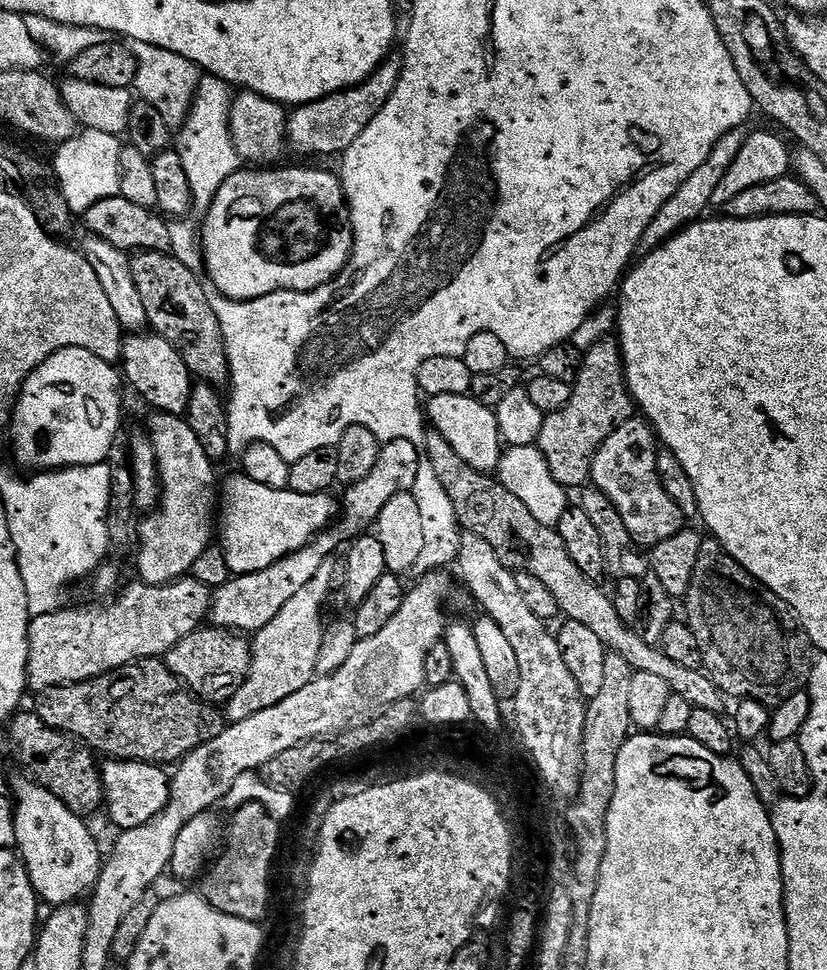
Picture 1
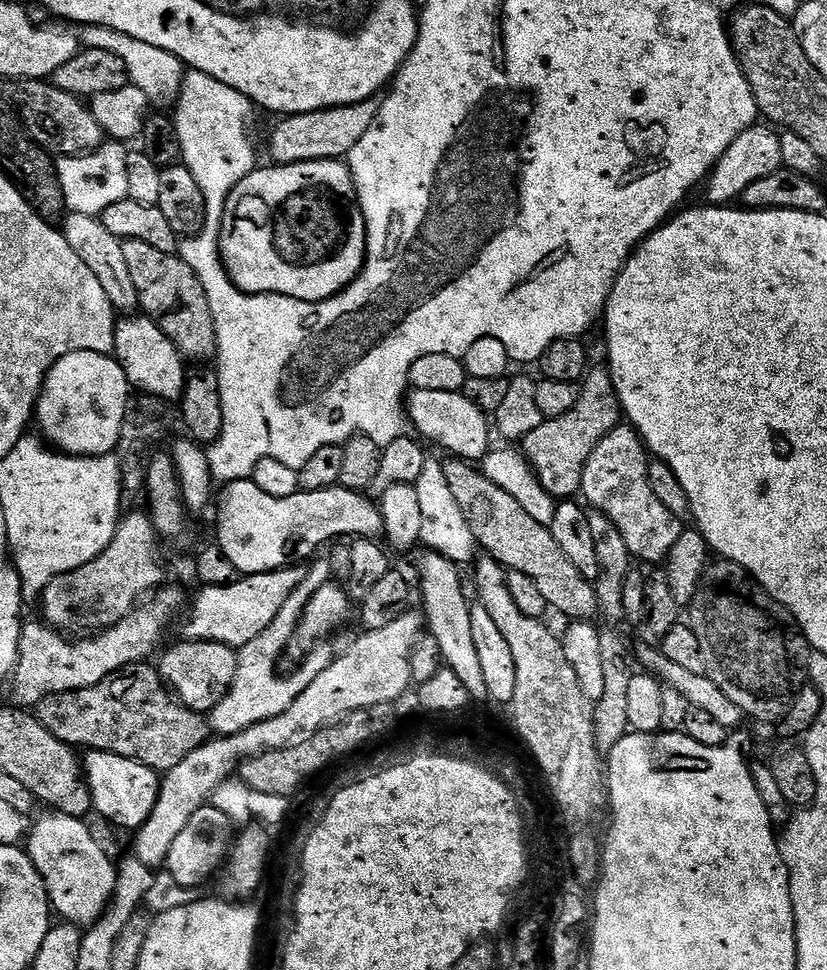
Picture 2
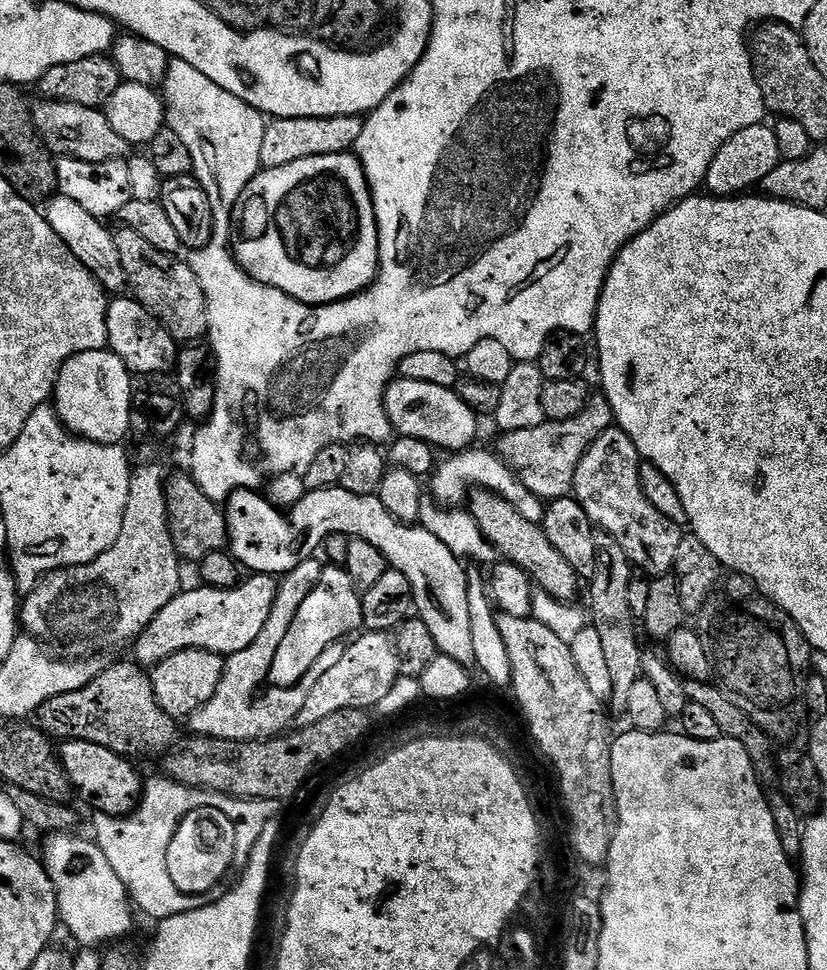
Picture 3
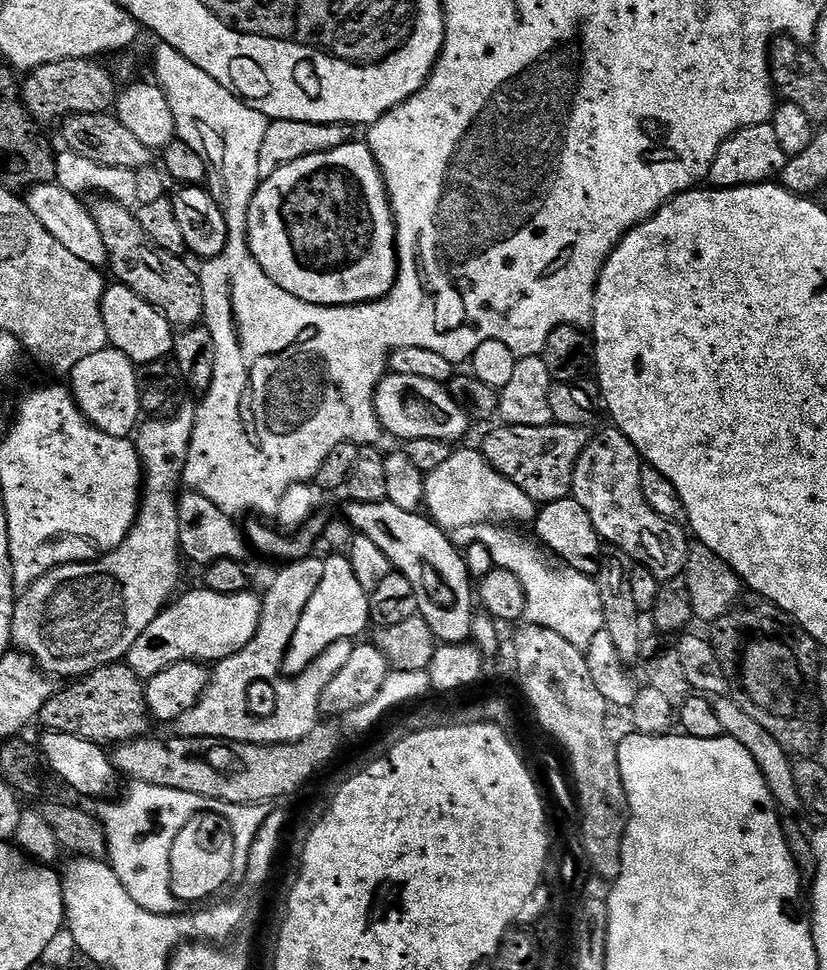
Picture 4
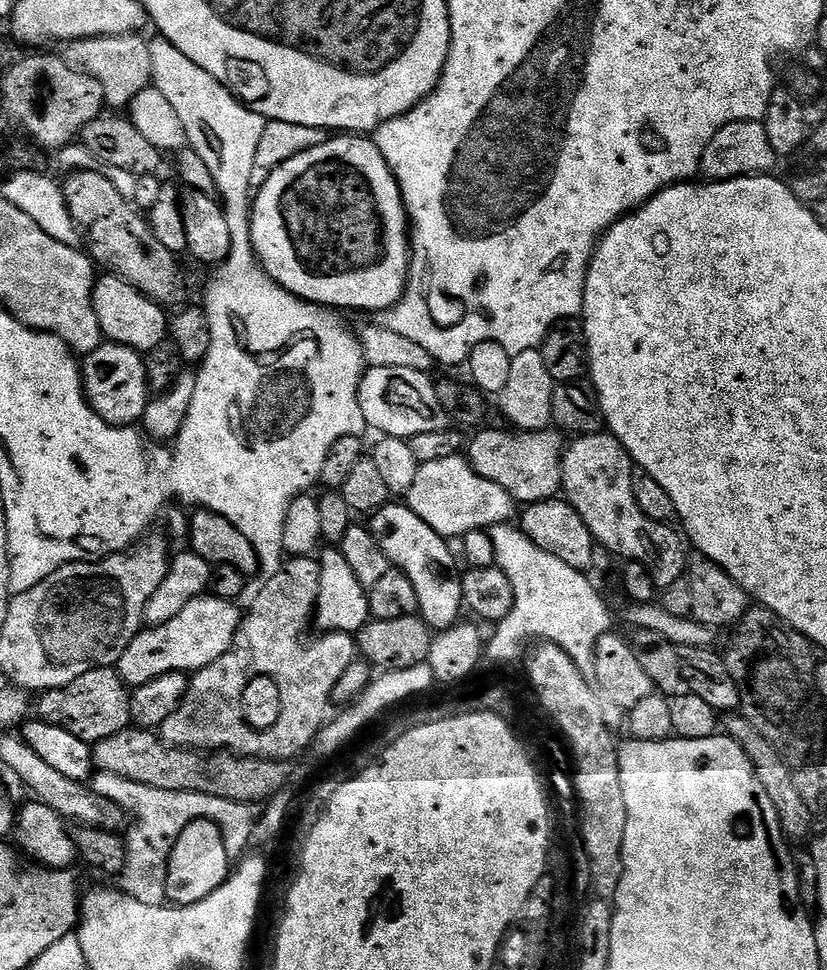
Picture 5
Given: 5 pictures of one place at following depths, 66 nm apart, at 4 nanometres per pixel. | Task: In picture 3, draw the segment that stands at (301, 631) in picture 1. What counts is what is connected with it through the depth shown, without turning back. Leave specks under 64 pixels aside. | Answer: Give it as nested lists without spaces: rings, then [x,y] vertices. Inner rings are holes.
[[[313,558],[302,562],[293,572],[288,573],[279,581],[274,606],[270,610],[270,618],[266,618],[266,626],[262,626],[262,634],[246,646],[246,650],[238,650],[238,654],[227,657],[224,662],[224,673],[222,682],[218,682],[218,690],[214,690],[214,698],[206,702],[190,717],[192,732],[198,736],[210,736],[218,740],[231,740],[233,742],[243,742],[245,740],[266,740],[275,738],[285,731],[284,728],[289,723],[293,723],[294,717],[306,702],[306,694],[314,690],[318,678],[322,674],[330,671],[330,666],[334,666],[338,655],[336,648],[322,650],[322,658],[306,670],[306,678],[297,684],[295,688],[272,688],[269,696],[264,696],[261,700],[256,700],[256,691],[268,679],[270,662],[274,662],[274,653],[278,651],[278,645],[282,643],[282,637],[286,630],[290,630],[290,622],[294,622],[294,614],[298,614],[298,606],[314,590],[318,578],[322,574],[325,565]]]

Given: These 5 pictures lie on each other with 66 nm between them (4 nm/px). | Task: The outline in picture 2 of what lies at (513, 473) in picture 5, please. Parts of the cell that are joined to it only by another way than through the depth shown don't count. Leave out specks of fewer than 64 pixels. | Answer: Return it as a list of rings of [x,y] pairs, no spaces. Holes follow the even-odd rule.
[[[607,367],[595,368],[584,377],[574,410],[570,410],[570,414],[562,414],[556,420],[545,418],[538,430],[530,430],[522,442],[522,451],[528,464],[553,498],[572,498],[580,492],[582,474],[590,454],[598,450],[598,442],[602,442],[606,434],[622,424],[622,409],[614,390],[612,374]]]

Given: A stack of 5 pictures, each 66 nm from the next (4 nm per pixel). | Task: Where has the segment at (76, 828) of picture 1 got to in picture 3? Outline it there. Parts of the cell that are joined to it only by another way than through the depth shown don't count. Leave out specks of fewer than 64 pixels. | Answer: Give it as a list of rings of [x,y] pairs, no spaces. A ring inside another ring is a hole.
[[[54,832],[44,844],[42,863],[56,891],[58,920],[80,946],[100,946],[120,940],[132,928],[133,905],[121,873],[106,862],[106,854],[91,839],[83,840],[72,832]]]

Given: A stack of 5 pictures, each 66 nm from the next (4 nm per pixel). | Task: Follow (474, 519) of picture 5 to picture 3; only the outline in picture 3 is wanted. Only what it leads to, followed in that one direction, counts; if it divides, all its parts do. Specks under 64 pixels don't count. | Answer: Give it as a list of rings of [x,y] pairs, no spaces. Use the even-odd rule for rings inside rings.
[[[473,446],[467,450],[457,451],[455,454],[449,455],[452,457],[445,464],[443,461],[435,469],[430,480],[432,483],[430,492],[437,504],[443,506],[463,505],[466,500],[464,484],[469,484],[469,489],[485,488],[487,492],[498,494],[506,502],[510,502],[510,506],[514,506],[514,510],[518,510],[518,514],[522,514],[522,518],[530,518],[530,522],[543,525],[545,501],[537,498],[530,490],[526,490],[526,486],[517,478],[512,467],[505,460],[501,460],[499,455],[493,454],[491,451],[488,453],[486,449],[480,447]]]

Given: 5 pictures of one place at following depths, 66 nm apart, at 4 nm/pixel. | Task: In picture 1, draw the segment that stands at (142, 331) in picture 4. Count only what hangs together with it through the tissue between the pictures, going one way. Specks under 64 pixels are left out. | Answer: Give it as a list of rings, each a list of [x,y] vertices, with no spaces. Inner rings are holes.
[[[155,334],[125,335],[119,363],[124,364],[122,376],[127,387],[129,384],[152,410],[171,416],[184,416],[187,413],[194,377],[186,362],[182,362],[182,354],[178,354],[178,350],[174,350],[166,338]]]

